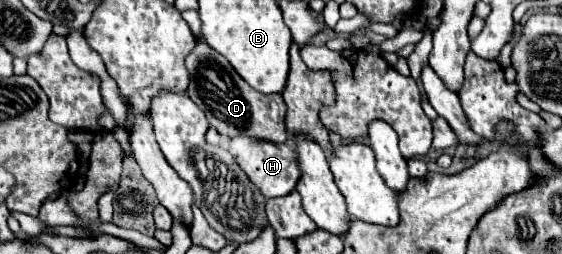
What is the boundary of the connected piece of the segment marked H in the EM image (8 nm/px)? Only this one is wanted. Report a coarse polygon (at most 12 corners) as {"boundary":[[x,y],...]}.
{"boundary":[[231,139],[229,151],[267,199],[301,179],[291,143]]}

